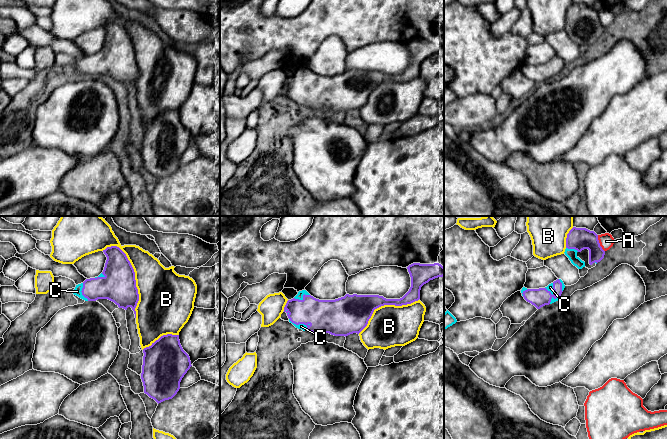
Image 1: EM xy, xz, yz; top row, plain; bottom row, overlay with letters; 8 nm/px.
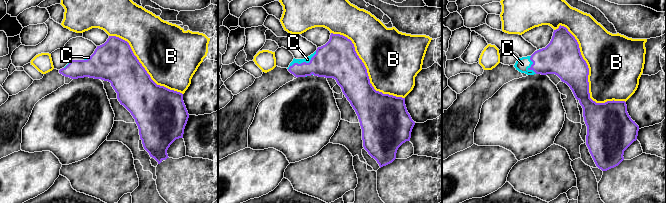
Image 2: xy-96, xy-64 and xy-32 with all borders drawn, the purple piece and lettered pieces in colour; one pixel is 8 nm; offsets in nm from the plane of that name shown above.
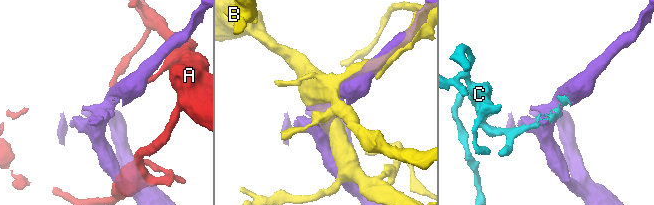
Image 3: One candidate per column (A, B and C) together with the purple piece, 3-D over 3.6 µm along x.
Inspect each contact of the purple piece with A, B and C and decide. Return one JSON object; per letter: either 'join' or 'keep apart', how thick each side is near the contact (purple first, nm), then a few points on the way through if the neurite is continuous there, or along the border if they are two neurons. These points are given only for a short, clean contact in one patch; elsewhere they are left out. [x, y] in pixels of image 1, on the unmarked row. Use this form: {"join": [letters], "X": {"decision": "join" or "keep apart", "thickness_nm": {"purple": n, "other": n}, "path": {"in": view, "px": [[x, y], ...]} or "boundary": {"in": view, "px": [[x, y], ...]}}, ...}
{"join": ["C"], "A": {"decision": "keep apart", "thickness_nm": {"purple": 180, "other": 120}}, "B": {"decision": "keep apart", "thickness_nm": {"purple": 280, "other": 380}}, "C": {"decision": "join", "thickness_nm": {"purple": 280, "other": 50}}}

